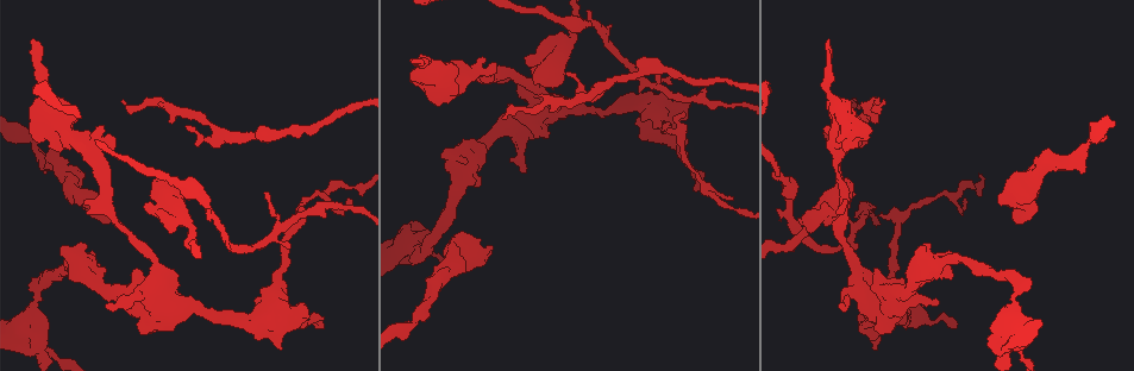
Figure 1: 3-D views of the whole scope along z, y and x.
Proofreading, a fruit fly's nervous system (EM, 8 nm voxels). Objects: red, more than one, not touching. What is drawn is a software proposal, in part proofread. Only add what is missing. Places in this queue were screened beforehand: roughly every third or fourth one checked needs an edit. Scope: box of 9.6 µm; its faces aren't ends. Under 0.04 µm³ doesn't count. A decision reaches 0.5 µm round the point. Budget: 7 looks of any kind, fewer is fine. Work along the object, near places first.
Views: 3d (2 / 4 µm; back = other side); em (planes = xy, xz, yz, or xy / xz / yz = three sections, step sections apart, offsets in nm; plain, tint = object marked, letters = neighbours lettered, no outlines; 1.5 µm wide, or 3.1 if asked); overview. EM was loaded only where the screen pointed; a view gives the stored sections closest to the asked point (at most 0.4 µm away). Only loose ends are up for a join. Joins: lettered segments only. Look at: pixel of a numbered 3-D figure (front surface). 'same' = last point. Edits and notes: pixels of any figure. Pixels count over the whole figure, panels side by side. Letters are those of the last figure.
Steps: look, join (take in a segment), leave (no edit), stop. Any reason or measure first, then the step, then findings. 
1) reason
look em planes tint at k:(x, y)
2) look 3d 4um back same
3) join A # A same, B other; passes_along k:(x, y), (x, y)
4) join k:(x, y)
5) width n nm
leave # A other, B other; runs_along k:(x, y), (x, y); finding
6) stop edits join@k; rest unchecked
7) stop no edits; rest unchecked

tapers out
look 3d 4um at 1:(827, 41)

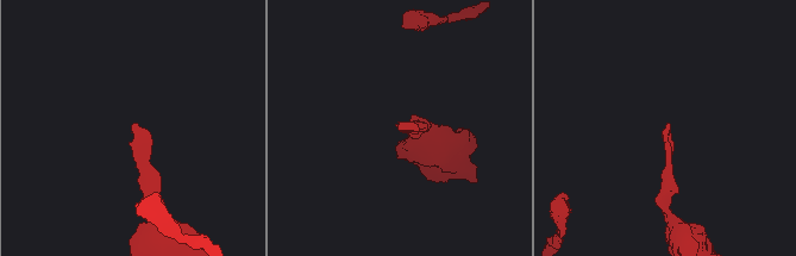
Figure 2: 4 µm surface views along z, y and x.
now the EM
look em planes letters at 2:(132, 124)

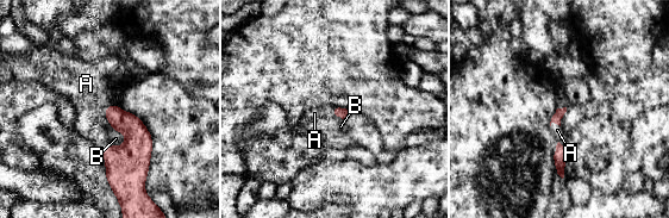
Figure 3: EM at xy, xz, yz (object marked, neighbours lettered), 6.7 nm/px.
join A # A same, B other; it goes on there

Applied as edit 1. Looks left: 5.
see it whole again
look overview

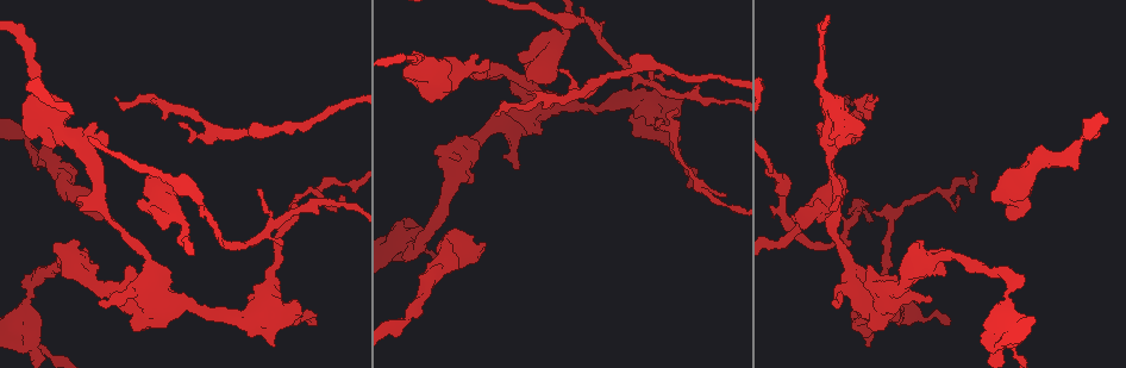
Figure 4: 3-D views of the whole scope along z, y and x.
branch stops here
look 3d 2um back at 4:(117, 98)

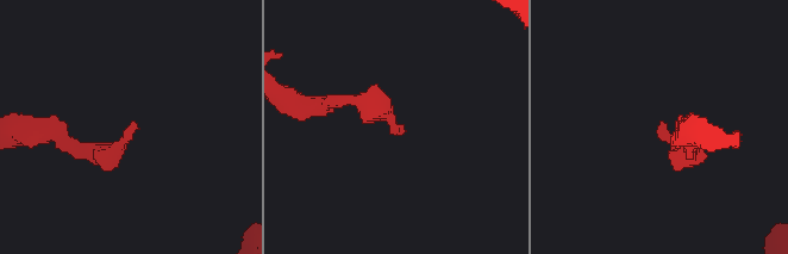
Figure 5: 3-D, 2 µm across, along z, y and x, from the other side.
look em planes letters at 5:(133, 122)

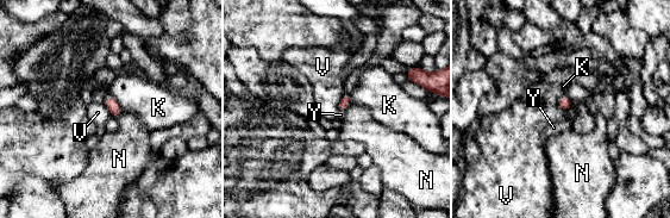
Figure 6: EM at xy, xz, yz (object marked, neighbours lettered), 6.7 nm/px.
leave # K other, N other, V other, Y other; border 6:(110, 94), (121, 110); none of them fits

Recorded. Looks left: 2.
stop edits join@3; rest unchecked

